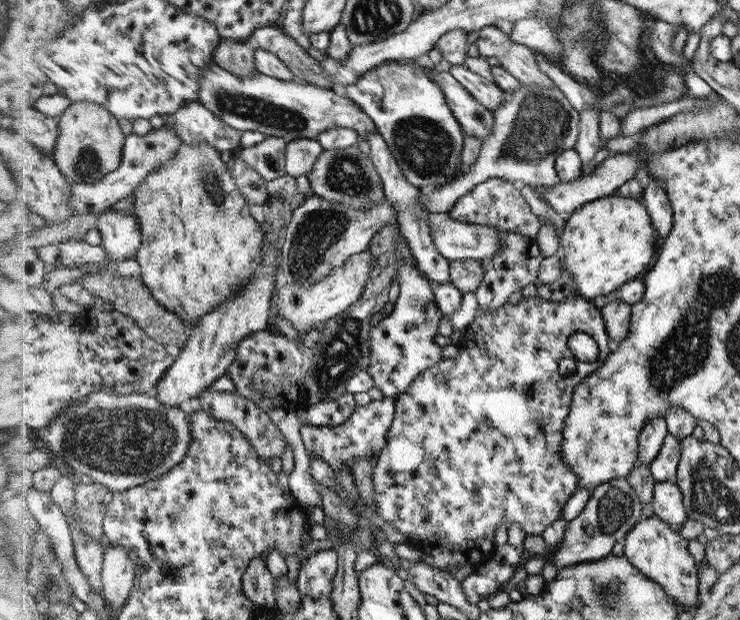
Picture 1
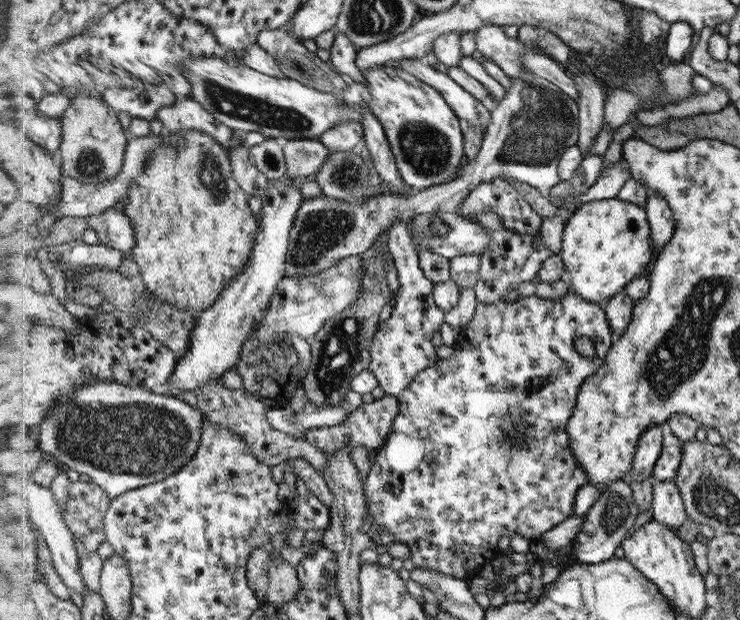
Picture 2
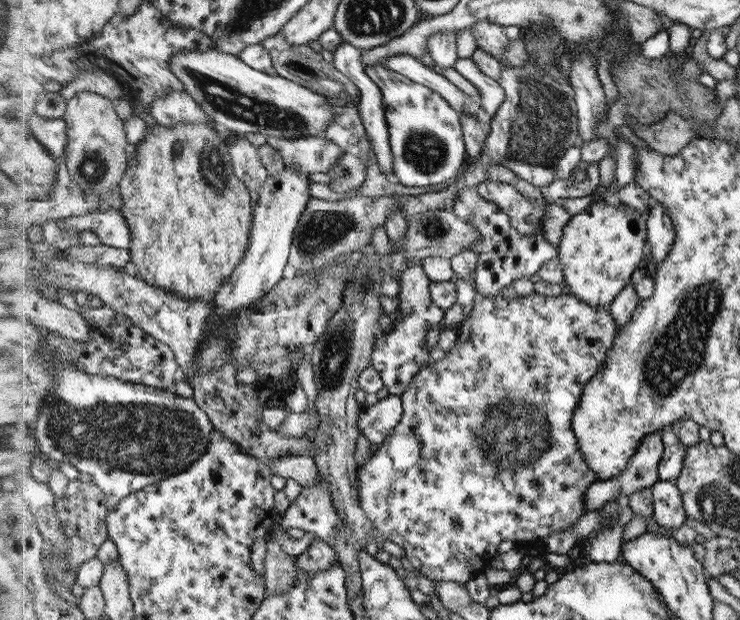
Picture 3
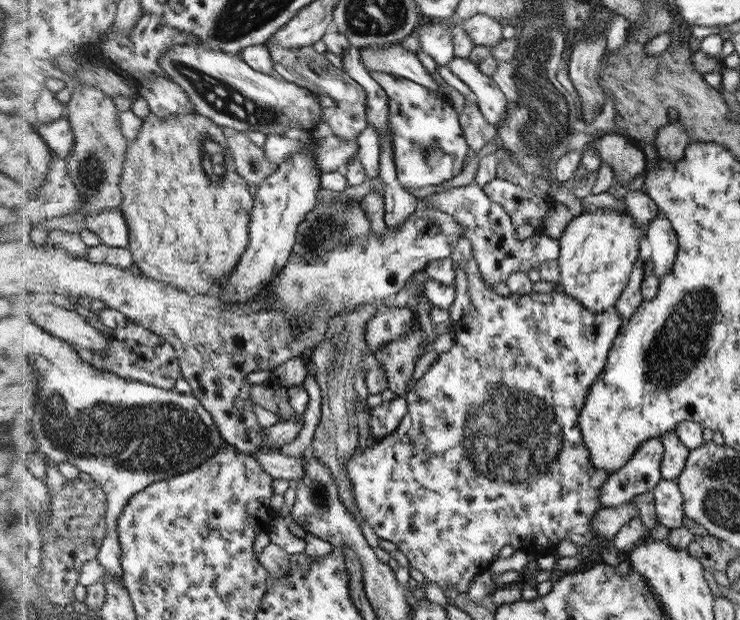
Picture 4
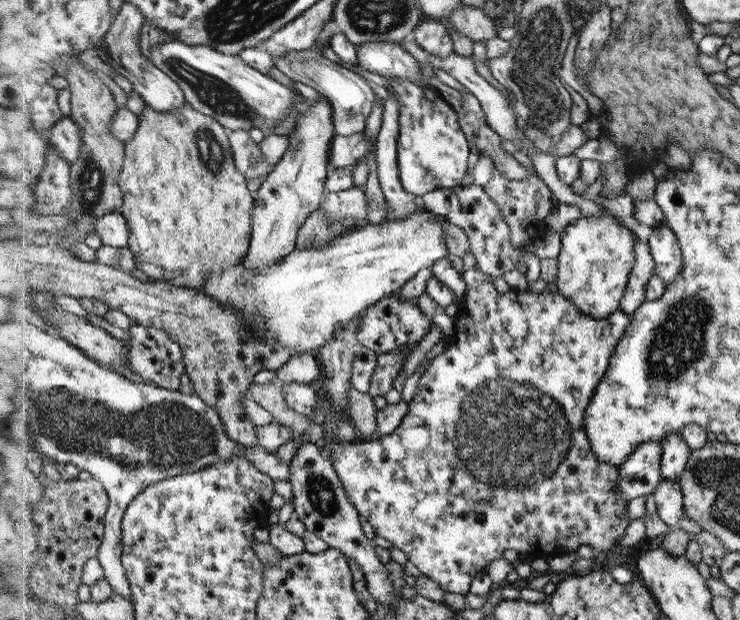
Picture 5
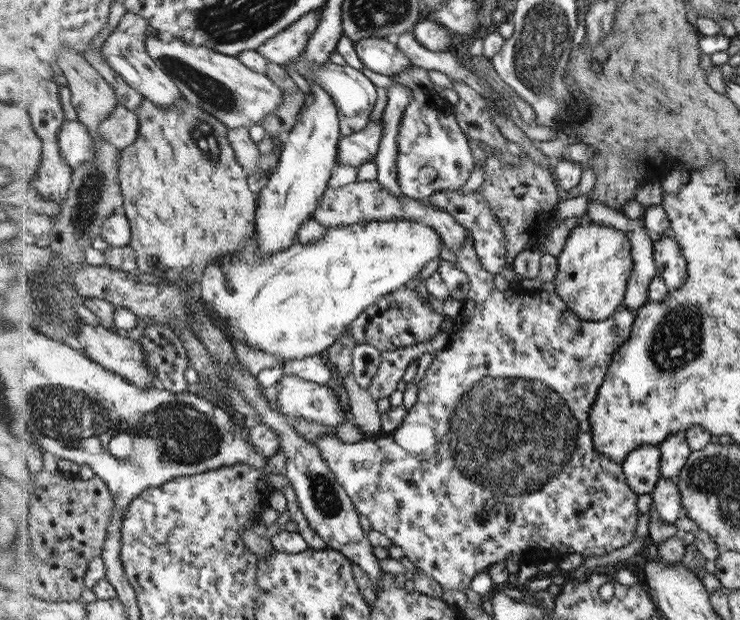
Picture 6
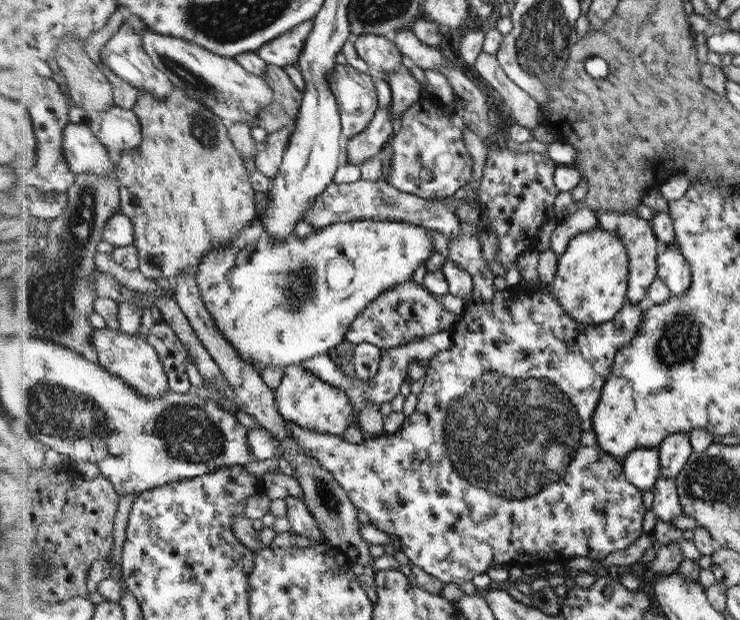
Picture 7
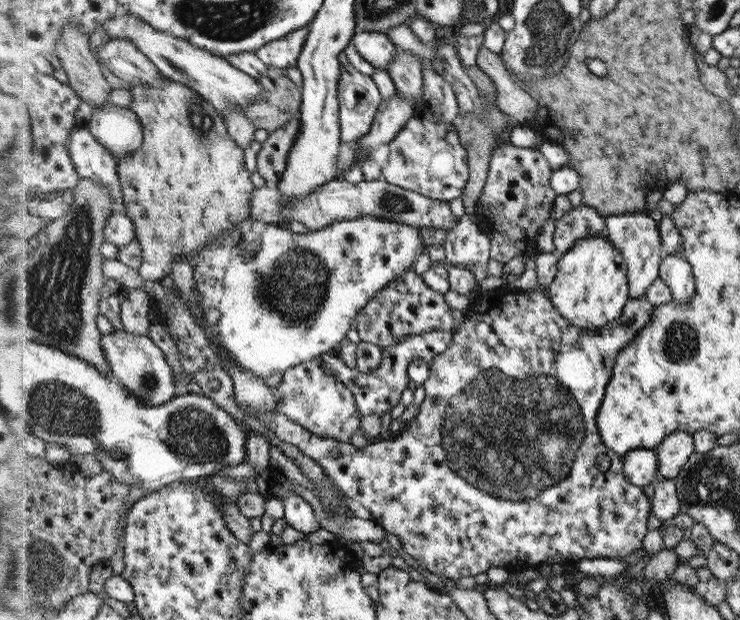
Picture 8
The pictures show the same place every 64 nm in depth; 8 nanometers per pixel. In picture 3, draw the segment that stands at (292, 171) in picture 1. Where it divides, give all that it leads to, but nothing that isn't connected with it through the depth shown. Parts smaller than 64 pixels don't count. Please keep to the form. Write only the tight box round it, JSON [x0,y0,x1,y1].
[267,131,348,175]

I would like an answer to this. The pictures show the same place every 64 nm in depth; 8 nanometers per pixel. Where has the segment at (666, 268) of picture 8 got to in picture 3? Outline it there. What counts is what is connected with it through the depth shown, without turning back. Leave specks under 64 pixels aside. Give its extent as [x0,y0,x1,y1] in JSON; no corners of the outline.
[647,203,676,263]

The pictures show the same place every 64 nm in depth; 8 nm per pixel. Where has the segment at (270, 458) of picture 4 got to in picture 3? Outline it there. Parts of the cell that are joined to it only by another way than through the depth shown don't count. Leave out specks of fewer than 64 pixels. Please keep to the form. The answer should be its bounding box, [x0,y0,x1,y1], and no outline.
[266,455,318,487]

